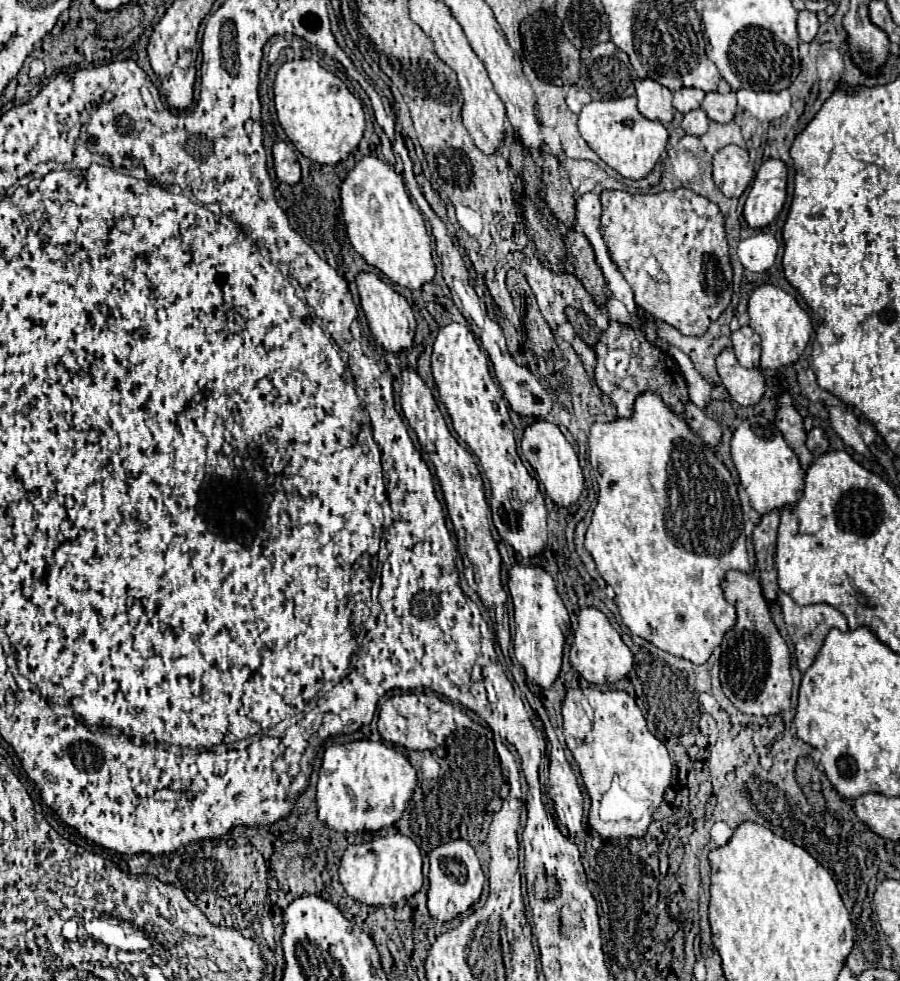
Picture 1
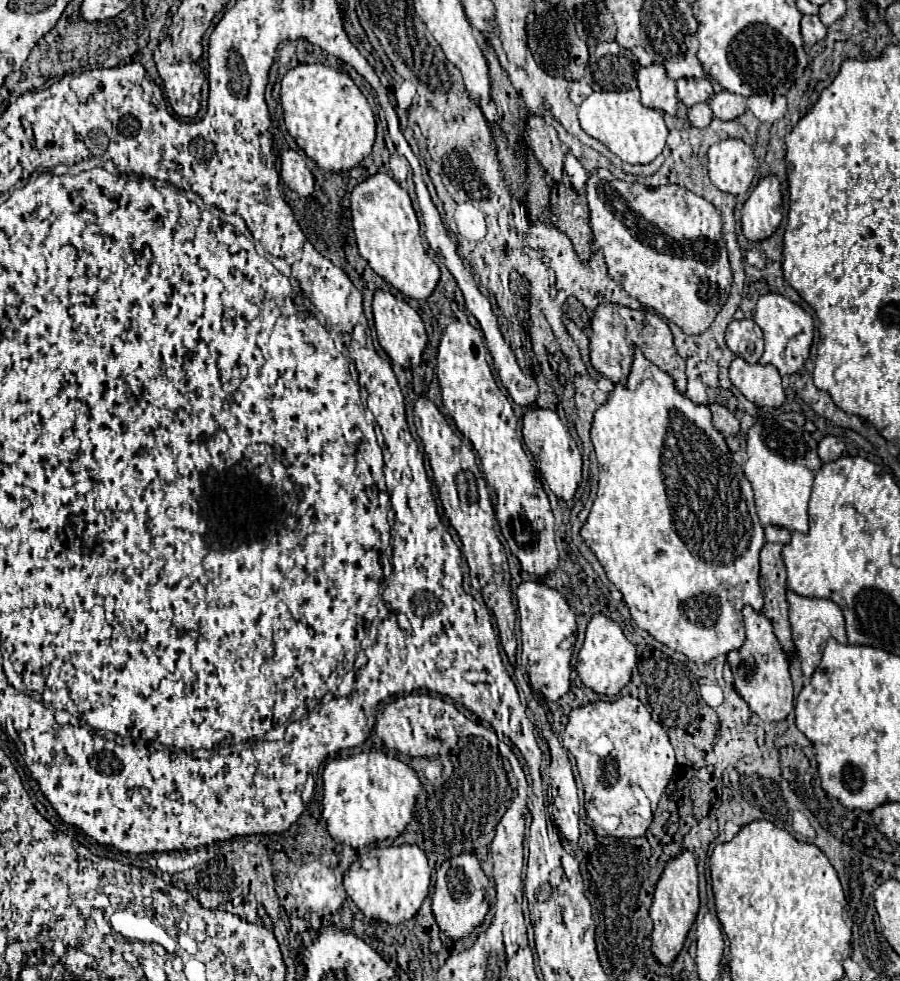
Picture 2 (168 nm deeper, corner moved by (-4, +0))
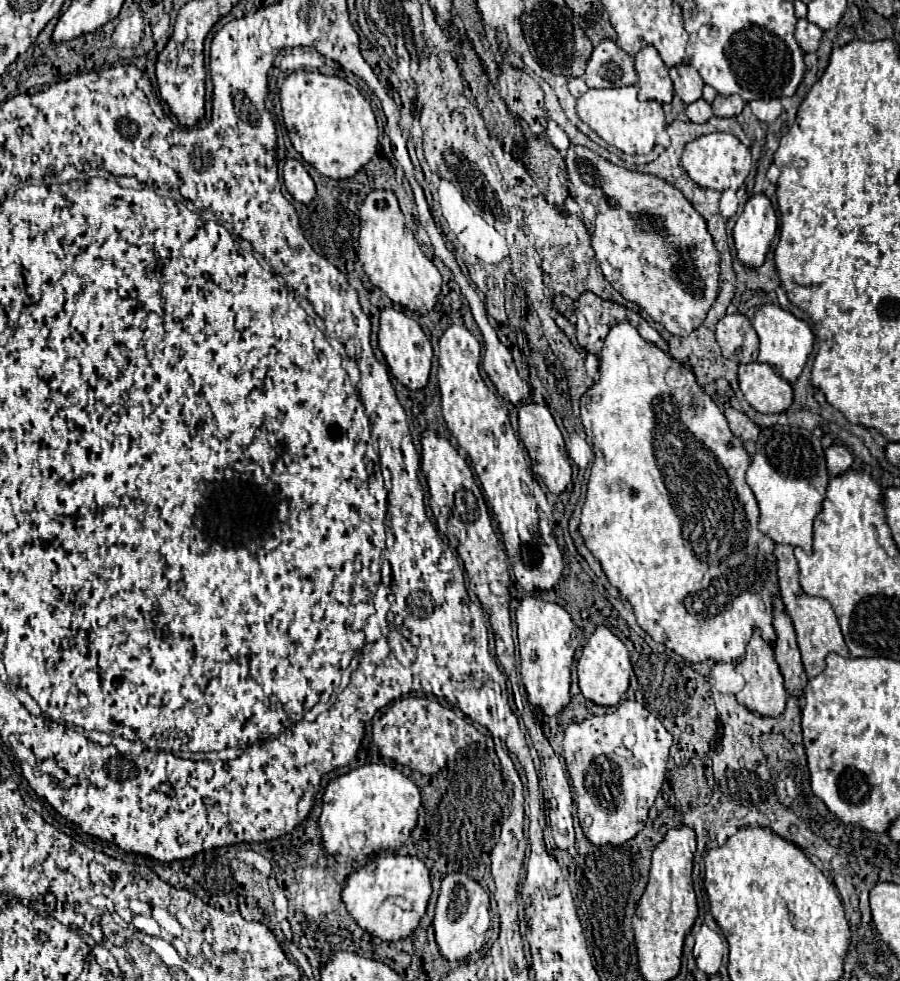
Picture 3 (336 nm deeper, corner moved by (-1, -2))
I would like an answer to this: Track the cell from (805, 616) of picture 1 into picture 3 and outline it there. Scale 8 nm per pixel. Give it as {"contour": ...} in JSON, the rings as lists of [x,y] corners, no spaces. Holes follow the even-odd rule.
{"contour":[[[777,544],[775,546],[775,556],[779,560],[779,586],[781,586],[781,598],[785,602],[785,610],[795,626],[797,632],[797,642],[799,642],[799,650],[803,656],[803,666],[809,678],[815,678],[817,674],[821,674],[825,670],[825,658],[831,652],[841,654],[843,658],[849,656],[849,648],[841,636],[841,628],[839,622],[835,618],[835,612],[831,608],[831,604],[823,598],[815,598],[809,596],[801,590],[799,586],[799,566],[797,560],[793,556],[793,548],[785,546],[785,544]]]}

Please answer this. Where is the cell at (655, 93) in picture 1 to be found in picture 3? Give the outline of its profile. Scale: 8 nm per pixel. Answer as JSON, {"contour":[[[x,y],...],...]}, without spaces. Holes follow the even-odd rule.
{"contour":[[[645,46],[635,54],[635,70],[639,74],[639,100],[657,100],[661,104],[671,102],[673,82],[653,46]]]}

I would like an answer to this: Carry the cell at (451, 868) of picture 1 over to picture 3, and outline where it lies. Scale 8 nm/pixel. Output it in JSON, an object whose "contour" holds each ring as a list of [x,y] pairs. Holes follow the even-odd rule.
{"contour":[[[453,872],[443,878],[439,900],[435,906],[435,940],[439,946],[439,952],[449,962],[463,960],[469,954],[475,954],[481,950],[489,940],[489,928],[491,928],[491,916],[489,916],[489,894],[471,878],[465,874]]]}

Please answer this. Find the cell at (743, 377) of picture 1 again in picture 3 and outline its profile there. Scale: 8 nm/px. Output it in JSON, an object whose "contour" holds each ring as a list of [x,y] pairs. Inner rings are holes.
{"contour":[[[741,364],[739,386],[745,400],[761,414],[781,414],[793,404],[791,384],[779,378],[767,364]]]}

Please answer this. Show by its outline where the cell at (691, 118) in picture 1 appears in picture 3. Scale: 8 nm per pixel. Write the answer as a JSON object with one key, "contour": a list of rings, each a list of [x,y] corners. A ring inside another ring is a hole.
{"contour":[[[703,98],[691,102],[687,108],[685,108],[685,114],[691,122],[697,122],[697,124],[703,124],[707,122],[711,116],[713,116],[713,110],[711,110],[711,104],[707,104]]]}

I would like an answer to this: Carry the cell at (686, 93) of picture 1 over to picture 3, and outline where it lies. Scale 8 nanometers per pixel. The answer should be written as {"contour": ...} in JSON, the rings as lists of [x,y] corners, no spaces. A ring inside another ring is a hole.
{"contour":[[[679,64],[679,66],[671,66],[669,68],[673,86],[677,96],[685,102],[691,104],[695,100],[701,98],[701,88],[703,88],[703,80],[699,78],[697,70],[691,68],[689,64]]]}

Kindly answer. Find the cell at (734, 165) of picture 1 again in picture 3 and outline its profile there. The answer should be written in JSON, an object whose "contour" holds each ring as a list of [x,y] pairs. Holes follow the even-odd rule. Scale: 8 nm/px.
{"contour":[[[711,132],[703,134],[689,144],[685,144],[685,150],[681,154],[681,166],[685,168],[687,176],[699,184],[701,188],[711,188],[711,190],[739,190],[749,174],[751,168],[751,152],[749,148],[735,138],[729,132]]]}

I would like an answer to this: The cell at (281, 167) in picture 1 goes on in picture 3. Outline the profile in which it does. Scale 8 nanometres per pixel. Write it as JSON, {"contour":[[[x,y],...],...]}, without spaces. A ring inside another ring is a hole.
{"contour":[[[287,160],[285,168],[283,168],[283,180],[285,186],[289,190],[289,194],[303,204],[309,204],[315,196],[315,184],[309,176],[309,172],[305,170],[305,166],[297,160]]]}

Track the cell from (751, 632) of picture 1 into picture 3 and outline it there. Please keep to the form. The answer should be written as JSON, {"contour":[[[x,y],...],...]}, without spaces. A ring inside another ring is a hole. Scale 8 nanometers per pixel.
{"contour":[[[755,630],[755,634],[751,636],[751,640],[747,644],[747,656],[741,664],[737,664],[737,672],[745,678],[745,688],[737,694],[739,704],[747,706],[749,710],[753,710],[761,716],[779,716],[779,714],[783,714],[789,694],[783,686],[783,676],[779,672],[779,664],[775,662],[773,648],[767,642],[763,642],[759,630]]]}

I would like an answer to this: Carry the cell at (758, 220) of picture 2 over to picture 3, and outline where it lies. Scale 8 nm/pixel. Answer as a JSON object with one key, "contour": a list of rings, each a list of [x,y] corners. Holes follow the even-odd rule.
{"contour":[[[765,194],[751,196],[733,228],[733,240],[739,262],[745,268],[759,268],[765,262],[775,232],[777,216],[769,198]]]}

